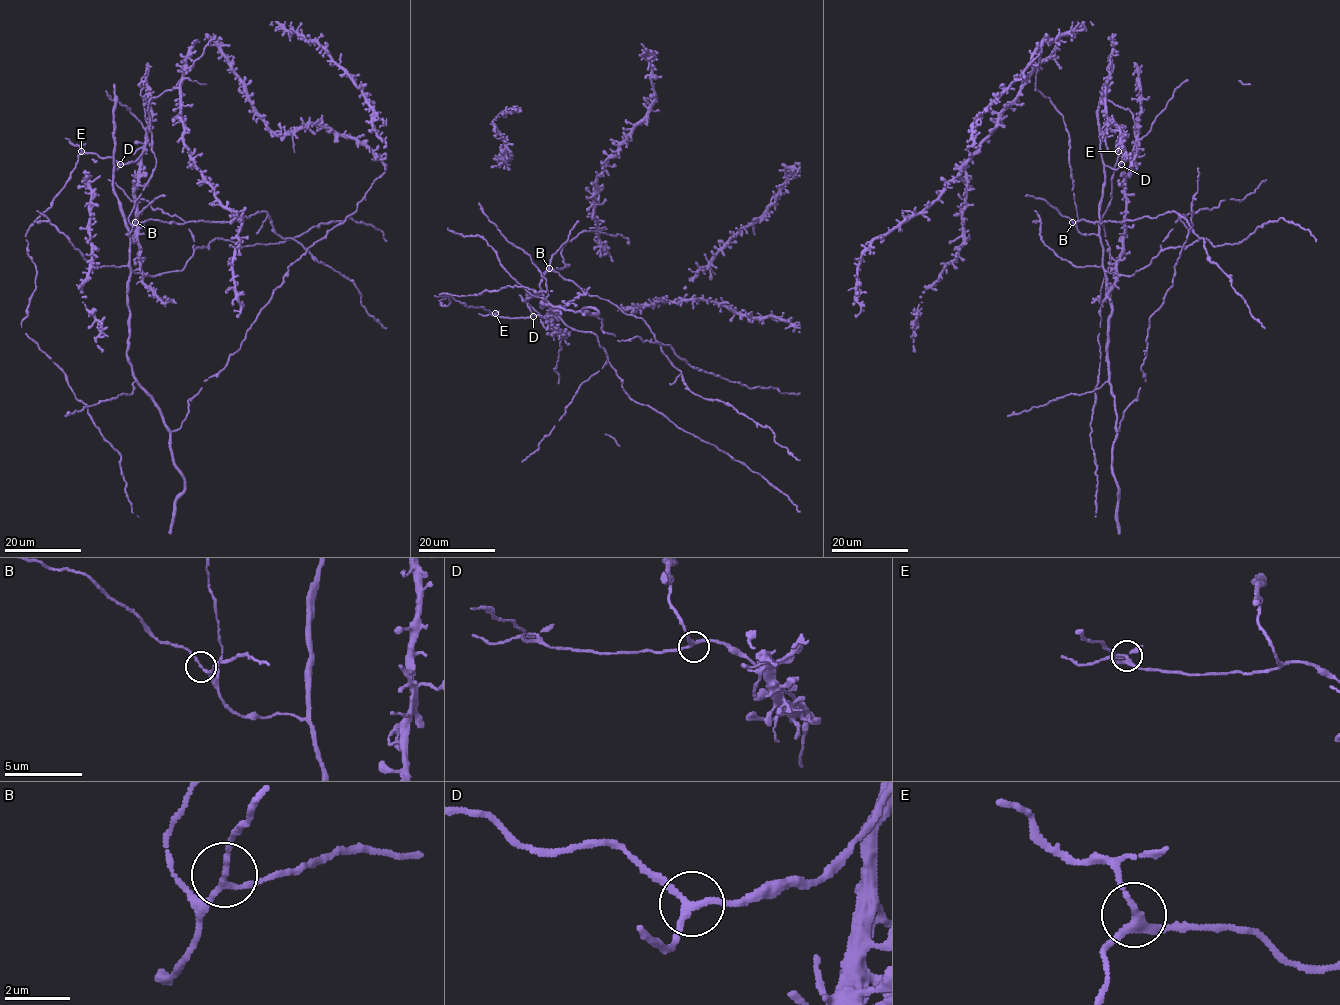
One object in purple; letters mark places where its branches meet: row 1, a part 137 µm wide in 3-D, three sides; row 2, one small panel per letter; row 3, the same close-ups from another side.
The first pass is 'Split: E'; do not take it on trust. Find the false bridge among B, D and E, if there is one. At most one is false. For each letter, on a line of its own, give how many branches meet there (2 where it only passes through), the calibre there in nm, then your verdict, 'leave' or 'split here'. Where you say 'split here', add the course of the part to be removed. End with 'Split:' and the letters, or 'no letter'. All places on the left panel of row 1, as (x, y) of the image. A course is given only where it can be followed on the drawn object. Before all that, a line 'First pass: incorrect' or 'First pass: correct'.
First pass: incorrect
B: 3 | 140 nm | leave
D: 3 | 180 nm | leave
E: 3 | 200 nm | leave
Split: no letter

